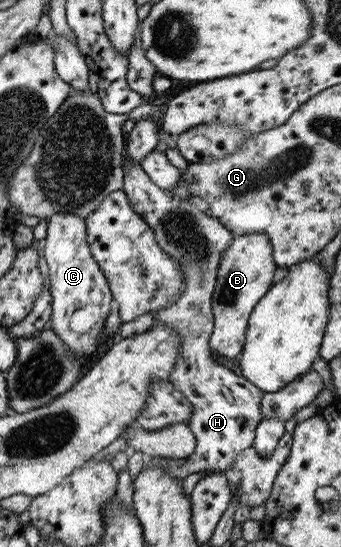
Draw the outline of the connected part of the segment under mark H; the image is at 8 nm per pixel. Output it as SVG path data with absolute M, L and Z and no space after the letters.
M122 163L122 171L121 190L125 192L132 209L153 231L159 250L180 264L184 278L184 292L177 300L154 312L153 325L163 323L173 327L180 338L180 352L168 381L191 403L192 411L187 426L196 440L195 450L189 456L175 460L145 457L143 467L161 465L166 473L176 479L201 470L221 474L230 468L235 456L252 446L256 426L262 419L260 406L264 396L243 375L235 374L233 370L219 364L217 354L209 346L209 337L214 328L211 301L217 265L234 235L208 212L197 209L187 200L177 200L159 190L147 178L139 163Z

